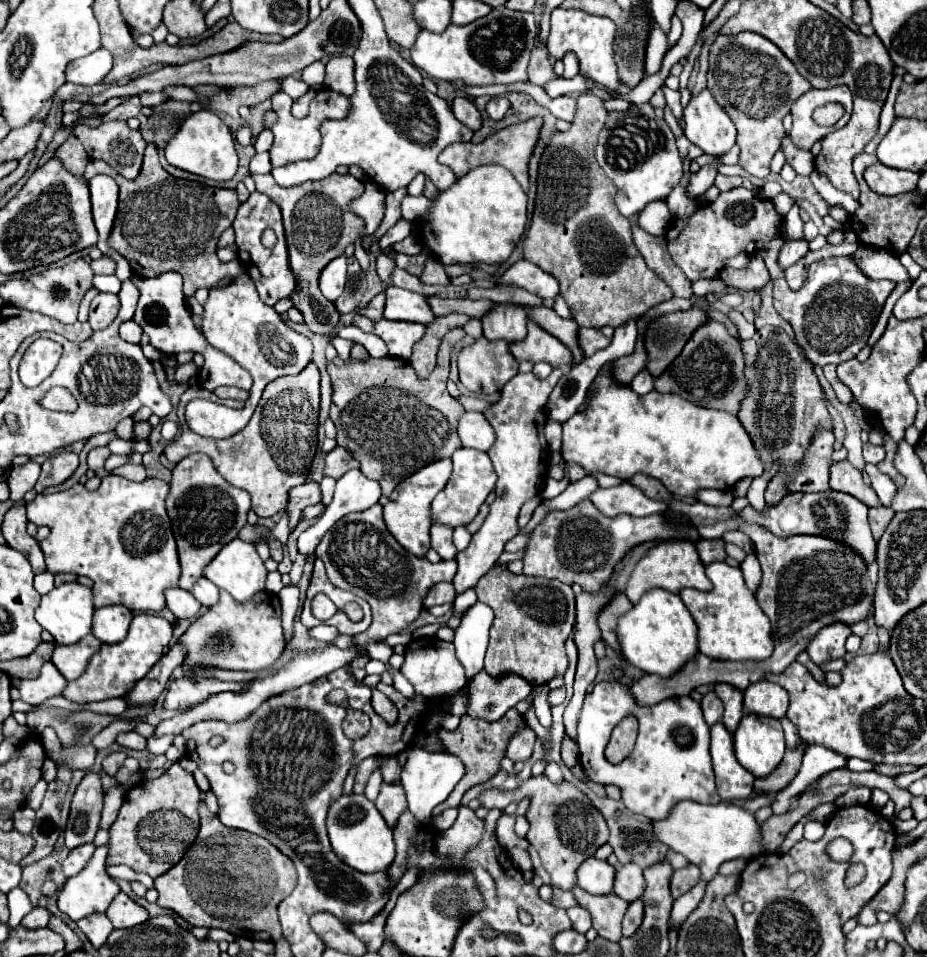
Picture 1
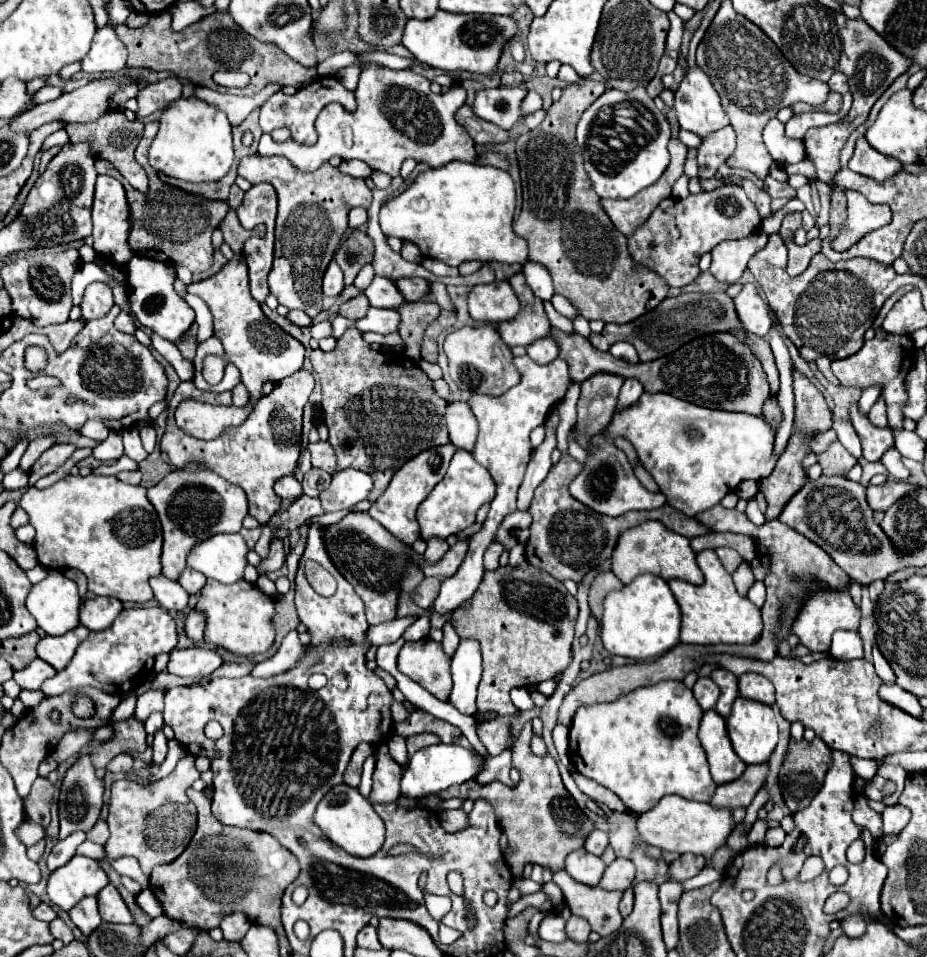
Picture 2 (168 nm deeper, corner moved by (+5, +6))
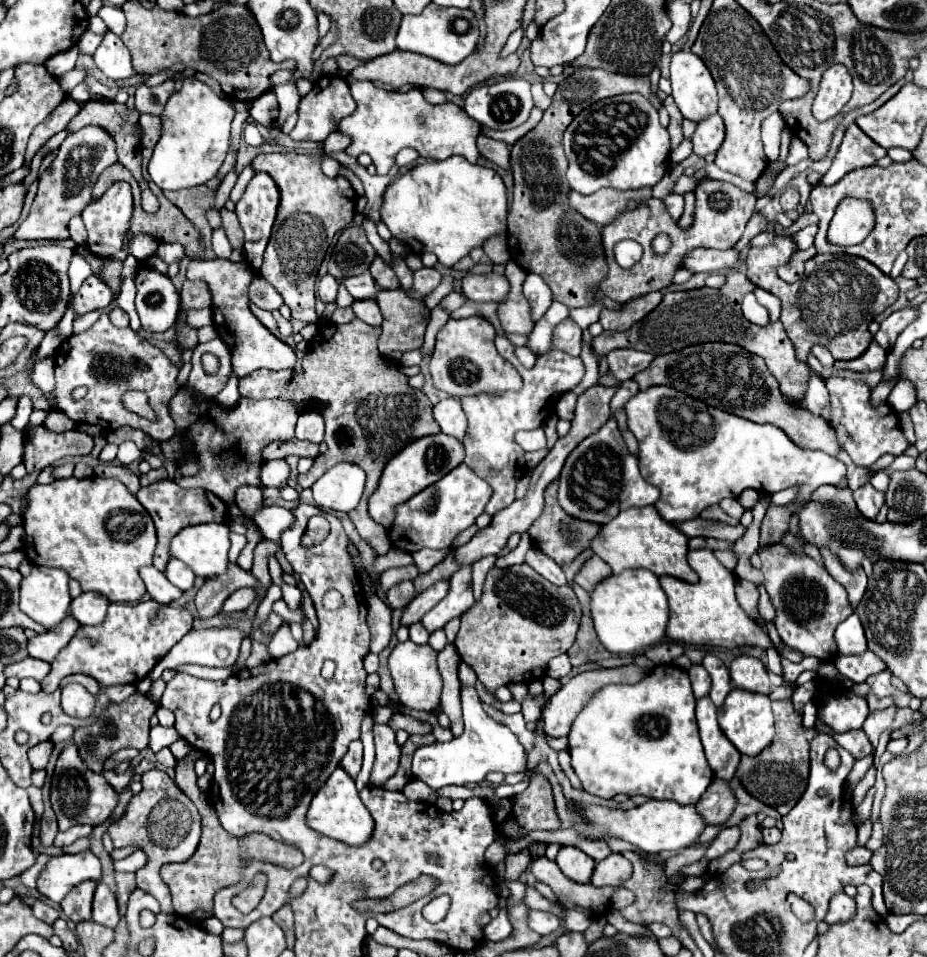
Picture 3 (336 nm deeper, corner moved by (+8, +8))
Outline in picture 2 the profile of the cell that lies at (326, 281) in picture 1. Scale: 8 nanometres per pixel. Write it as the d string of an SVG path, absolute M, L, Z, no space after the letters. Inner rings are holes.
M332 259L326 273L324 273L324 295L340 295L344 289L344 279L342 279L342 269L338 263Z

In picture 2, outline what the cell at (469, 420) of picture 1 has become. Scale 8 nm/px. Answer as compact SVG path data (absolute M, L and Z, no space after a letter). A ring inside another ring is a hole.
M456 401L446 409L446 425L450 431L450 441L458 449L472 451L478 439L478 421L468 403Z

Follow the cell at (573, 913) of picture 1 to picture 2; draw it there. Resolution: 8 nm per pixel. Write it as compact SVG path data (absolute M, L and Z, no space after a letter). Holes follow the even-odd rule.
M570 915L570 919L566 921L566 933L568 933L568 939L572 941L586 941L588 935L590 935L590 925L584 917L576 917L576 915Z

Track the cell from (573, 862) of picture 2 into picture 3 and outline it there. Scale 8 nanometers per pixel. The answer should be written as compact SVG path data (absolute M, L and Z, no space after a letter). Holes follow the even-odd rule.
M571 845L561 847L555 861L559 869L577 883L587 883L591 879L591 871L595 869L595 861L589 855L585 855L581 849Z

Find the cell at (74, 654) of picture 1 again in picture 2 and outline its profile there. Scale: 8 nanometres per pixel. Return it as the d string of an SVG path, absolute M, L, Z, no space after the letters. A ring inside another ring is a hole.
M78 625L78 629L74 629L74 633L66 633L62 637L44 637L36 645L36 653L40 659L50 663L56 671L66 669L66 665L74 657L76 647L88 637L88 633L90 631L84 625Z

